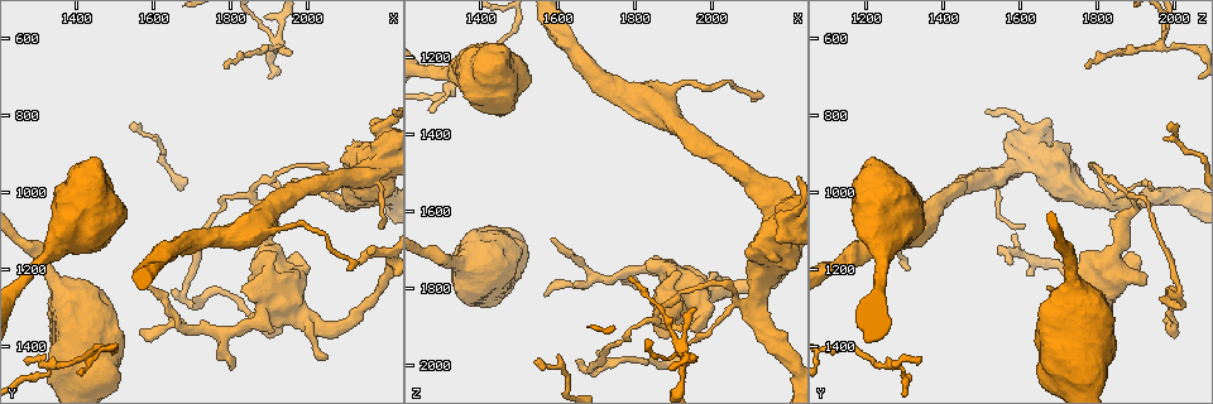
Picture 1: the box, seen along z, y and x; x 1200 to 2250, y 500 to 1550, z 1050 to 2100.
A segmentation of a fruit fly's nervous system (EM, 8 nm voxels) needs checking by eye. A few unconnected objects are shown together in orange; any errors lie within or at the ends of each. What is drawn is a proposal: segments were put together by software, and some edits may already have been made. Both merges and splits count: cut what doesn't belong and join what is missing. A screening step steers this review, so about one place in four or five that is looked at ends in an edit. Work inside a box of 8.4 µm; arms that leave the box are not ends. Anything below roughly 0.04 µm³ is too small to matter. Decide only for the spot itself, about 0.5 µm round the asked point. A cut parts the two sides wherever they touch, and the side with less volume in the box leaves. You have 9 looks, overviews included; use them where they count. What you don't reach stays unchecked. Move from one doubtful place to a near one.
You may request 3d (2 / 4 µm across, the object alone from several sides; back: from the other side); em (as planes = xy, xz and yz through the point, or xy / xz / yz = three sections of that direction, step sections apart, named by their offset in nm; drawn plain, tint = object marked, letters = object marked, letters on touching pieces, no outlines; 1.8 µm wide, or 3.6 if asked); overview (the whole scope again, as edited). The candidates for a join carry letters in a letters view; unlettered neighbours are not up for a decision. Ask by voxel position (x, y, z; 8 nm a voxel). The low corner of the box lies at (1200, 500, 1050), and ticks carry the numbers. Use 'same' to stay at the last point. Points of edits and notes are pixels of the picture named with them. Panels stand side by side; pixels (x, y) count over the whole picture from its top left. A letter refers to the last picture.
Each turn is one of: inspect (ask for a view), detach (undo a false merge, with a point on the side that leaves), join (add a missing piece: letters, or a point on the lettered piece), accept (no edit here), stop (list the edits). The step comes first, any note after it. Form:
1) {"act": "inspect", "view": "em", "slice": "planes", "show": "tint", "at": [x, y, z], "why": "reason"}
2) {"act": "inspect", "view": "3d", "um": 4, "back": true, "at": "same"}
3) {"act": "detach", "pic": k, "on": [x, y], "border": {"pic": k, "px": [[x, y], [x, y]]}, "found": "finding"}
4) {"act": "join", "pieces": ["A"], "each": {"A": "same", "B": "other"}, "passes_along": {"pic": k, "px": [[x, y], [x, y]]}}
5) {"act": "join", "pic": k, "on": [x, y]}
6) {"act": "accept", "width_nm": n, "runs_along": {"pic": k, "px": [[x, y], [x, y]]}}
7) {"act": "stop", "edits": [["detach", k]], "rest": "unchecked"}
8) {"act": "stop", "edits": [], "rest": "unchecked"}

{"act": "inspect", "view": "em", "um": 3.6, "slice": "planes", "show": "letters", "at": [2110, 1025, 1820], "why": "a narrow waist"}

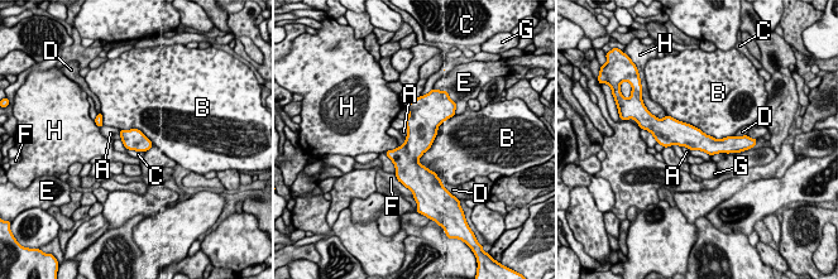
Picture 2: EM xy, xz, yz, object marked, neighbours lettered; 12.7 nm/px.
{"act": "accept", "each": {"A": "other", "B": "other", "C": "other", "D": "other", "E": "other", "F": "other", "G": "other", "H": "other"}, "runs_along": {"pic": 2, "px": [[661, 139], [734, 142]]}, "found": "continuous, no second cell"}

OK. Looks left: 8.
{"act": "inspect", "view": "em", "slice": "planes", "show": "letters", "at": [1560, 1365, 1815], "why": "tapers out"}

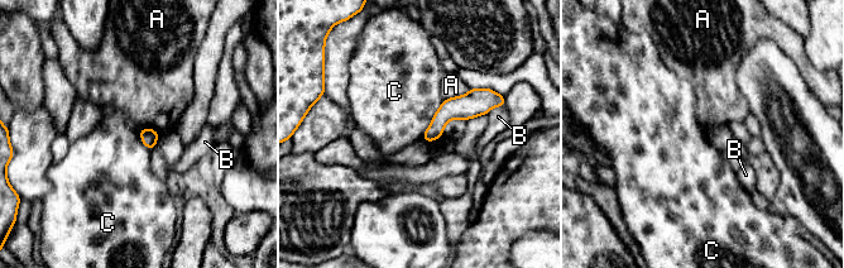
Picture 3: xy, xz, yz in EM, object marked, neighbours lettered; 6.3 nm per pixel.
{"act": "accept", "longest_contact_nm": ["C", 280], "each": {"A": "other", "B": "other", "C": "other"}, "runs_along": {"pic": 3, "px": [[482, 92], [426, 137]]}, "found": "no lettered piece goes on from it"}

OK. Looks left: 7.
{"act": "inspect", "view": "em", "slice": "xy", "step": 8, "show": "letters", "at": [1860, 1240, 1925]}

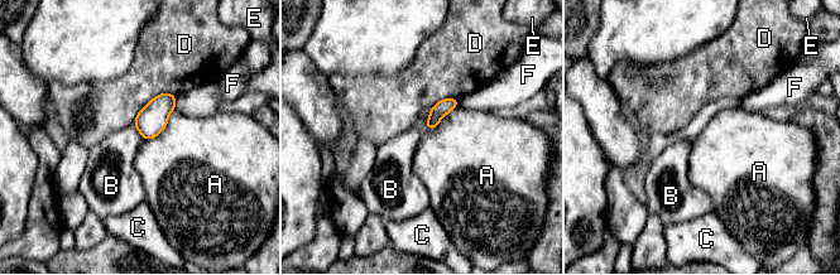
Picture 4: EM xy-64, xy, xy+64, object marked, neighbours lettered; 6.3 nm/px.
{"act": "accept", "each": {"A": "other", "B": "other", "C": "other", "D": "other", "E": "other", "F": "other"}, "border": {"pic": 4, "px": [[174, 107], [167, 125], [144, 140]]}, "found": "none of them fits"}

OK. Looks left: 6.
{"act": "inspect", "view": "em", "um": 3.6, "slice": "xy", "step": 16, "show": "tint", "at": [1370, 1265, 1745], "why": "sudden change in width"}

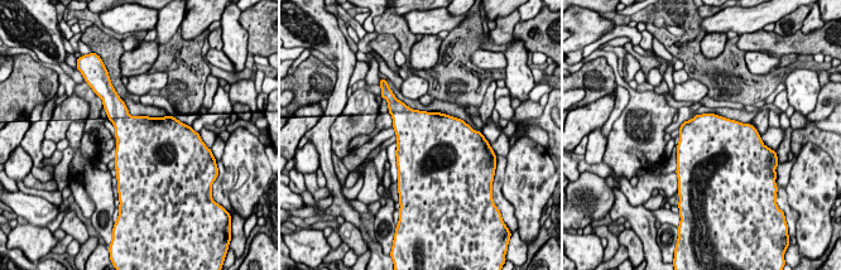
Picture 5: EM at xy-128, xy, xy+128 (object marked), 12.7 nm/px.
{"act": "inspect", "view": "em", "um": 3.6, "slice": "planes", "show": "letters", "at": "same", "why": "another direction"}

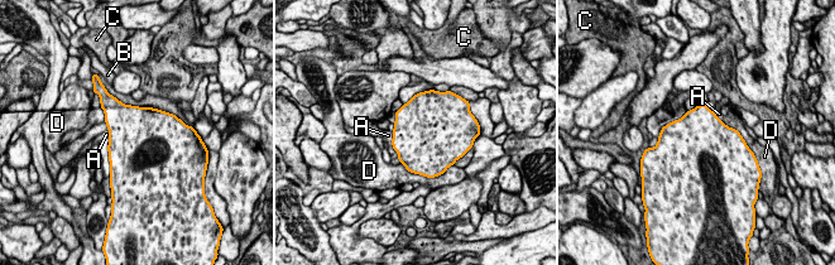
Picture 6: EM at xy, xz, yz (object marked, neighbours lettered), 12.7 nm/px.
{"act": "accept", "each": {"A": "other", "B": "other", "C": "other", "D": "other"}, "border": {"pic": 6, "px": [[390, 131], [392, 148], [398, 157]]}, "found": "all the same cell"}

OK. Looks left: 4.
{"act": "stop", "edits": [], "rest": "unchecked"}

